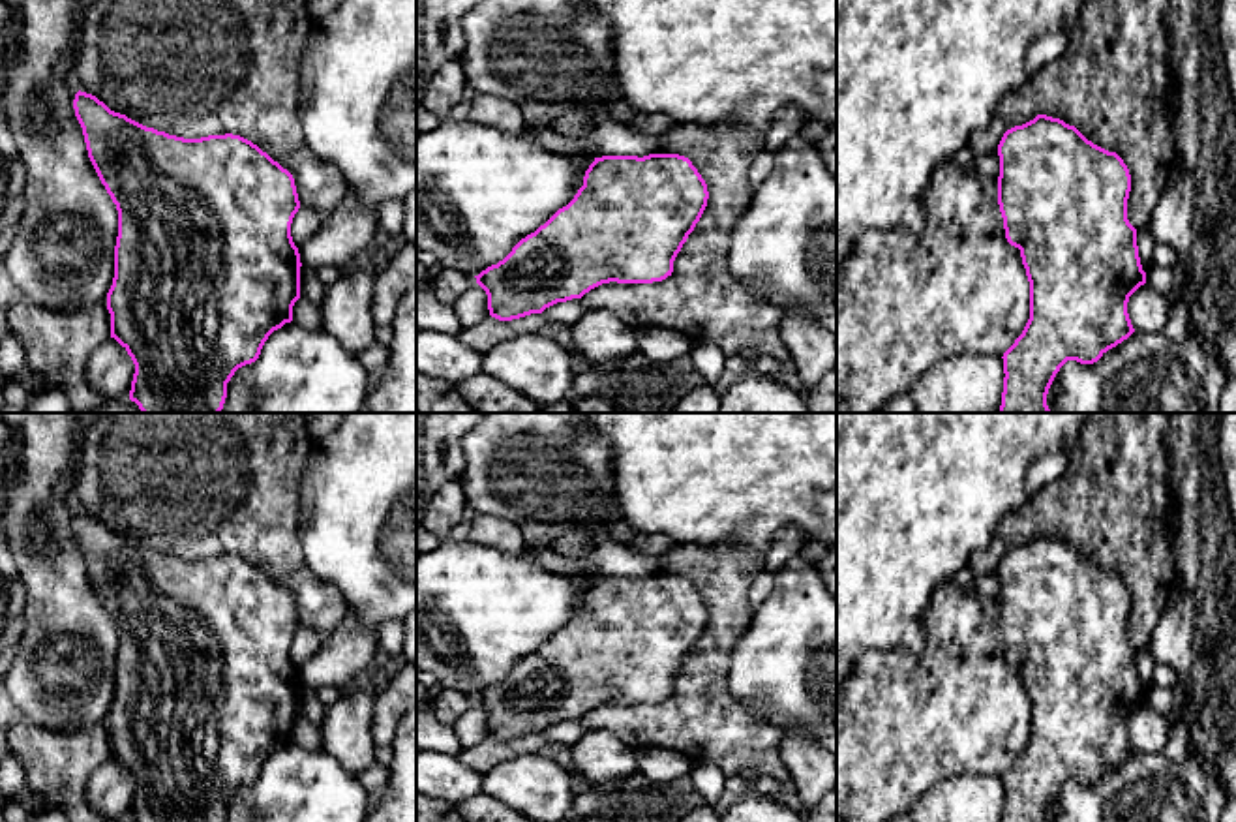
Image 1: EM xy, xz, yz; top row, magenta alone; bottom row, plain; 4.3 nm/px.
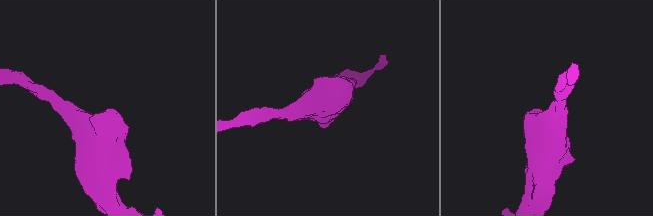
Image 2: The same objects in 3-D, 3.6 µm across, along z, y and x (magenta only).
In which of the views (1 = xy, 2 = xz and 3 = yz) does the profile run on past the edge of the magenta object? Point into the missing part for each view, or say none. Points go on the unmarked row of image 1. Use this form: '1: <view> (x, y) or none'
1: none
2: none
3: none

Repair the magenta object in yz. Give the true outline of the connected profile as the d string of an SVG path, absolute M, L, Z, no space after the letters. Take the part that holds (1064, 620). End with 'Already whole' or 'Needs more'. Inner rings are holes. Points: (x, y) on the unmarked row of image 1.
M1047 535L1007 550L998 576L998 625L1005 659L1020 670L1030 702L1030 739L1002 777L1002 822L1047 822L1067 781L1093 784L1135 753L1127 723L1146 704L1146 693L1137 649L1127 640L1131 595L1116 572Z. Already whole

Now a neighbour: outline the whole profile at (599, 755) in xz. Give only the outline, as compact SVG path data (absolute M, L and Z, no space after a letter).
M604 728L587 730L572 745L572 764L589 784L638 773L636 751Z

